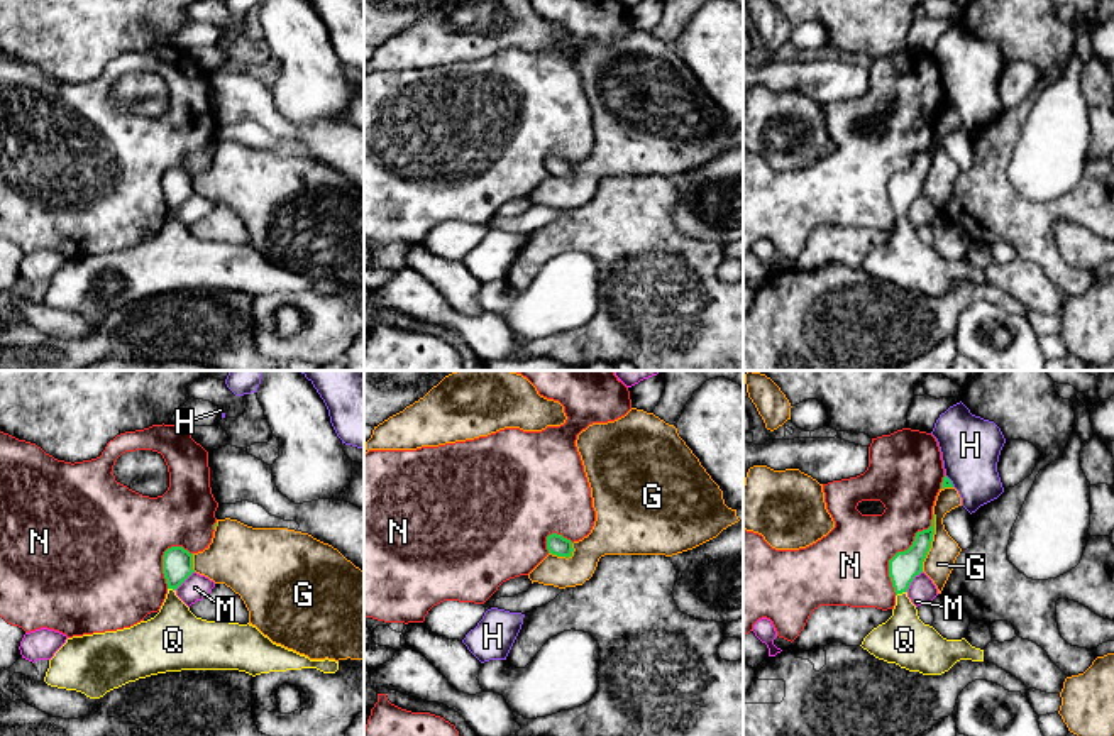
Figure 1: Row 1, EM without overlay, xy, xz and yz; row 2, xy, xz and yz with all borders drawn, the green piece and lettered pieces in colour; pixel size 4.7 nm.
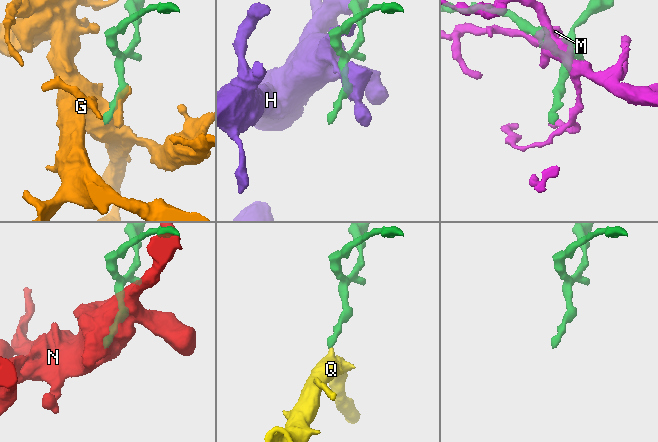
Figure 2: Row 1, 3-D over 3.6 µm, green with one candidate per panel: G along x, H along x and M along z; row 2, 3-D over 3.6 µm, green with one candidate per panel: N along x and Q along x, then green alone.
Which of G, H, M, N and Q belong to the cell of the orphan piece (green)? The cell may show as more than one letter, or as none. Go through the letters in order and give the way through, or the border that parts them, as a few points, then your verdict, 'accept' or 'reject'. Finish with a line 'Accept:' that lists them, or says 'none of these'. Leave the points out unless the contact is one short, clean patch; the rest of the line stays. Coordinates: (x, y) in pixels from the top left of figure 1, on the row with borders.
G: reject
H: reject
M: reject
N: reject
Q: runs through yz (904, 565), (901, 571), (901, 593), (904, 640); accept
Accept: Q

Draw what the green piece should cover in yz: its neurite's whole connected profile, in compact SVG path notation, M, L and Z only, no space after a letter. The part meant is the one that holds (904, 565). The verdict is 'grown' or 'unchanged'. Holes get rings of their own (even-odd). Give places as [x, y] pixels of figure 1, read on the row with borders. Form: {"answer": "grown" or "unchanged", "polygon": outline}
{"answer": "grown", "polygon": "M935 514L931 526L918 531L913 545L889 560L889 577L896 592L892 616L874 628L860 645L879 660L923 675L941 675L960 660L984 662L984 650L972 646L965 638L946 640L924 624L907 597L911 582L923 572L933 535Z"}

